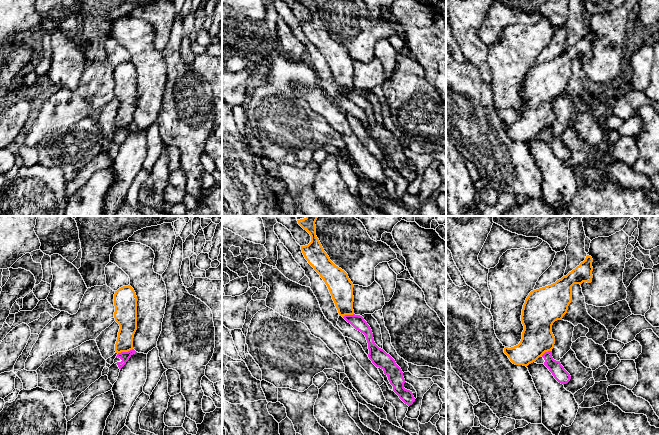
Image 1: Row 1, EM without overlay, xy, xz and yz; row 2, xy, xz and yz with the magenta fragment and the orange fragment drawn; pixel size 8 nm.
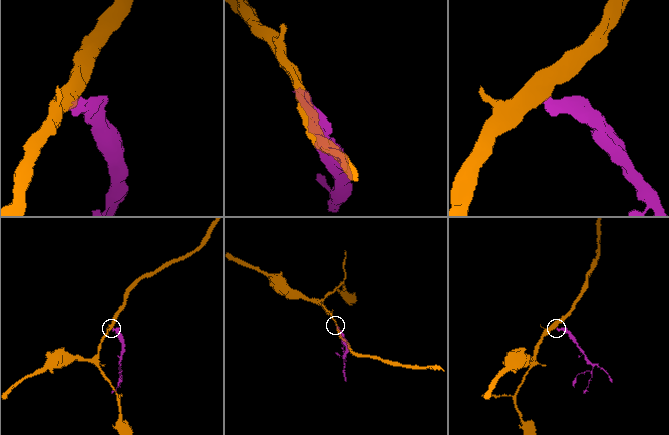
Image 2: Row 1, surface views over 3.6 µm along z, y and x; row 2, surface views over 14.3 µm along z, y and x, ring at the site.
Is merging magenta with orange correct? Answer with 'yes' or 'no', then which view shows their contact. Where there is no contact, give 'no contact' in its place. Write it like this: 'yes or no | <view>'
no | xy

